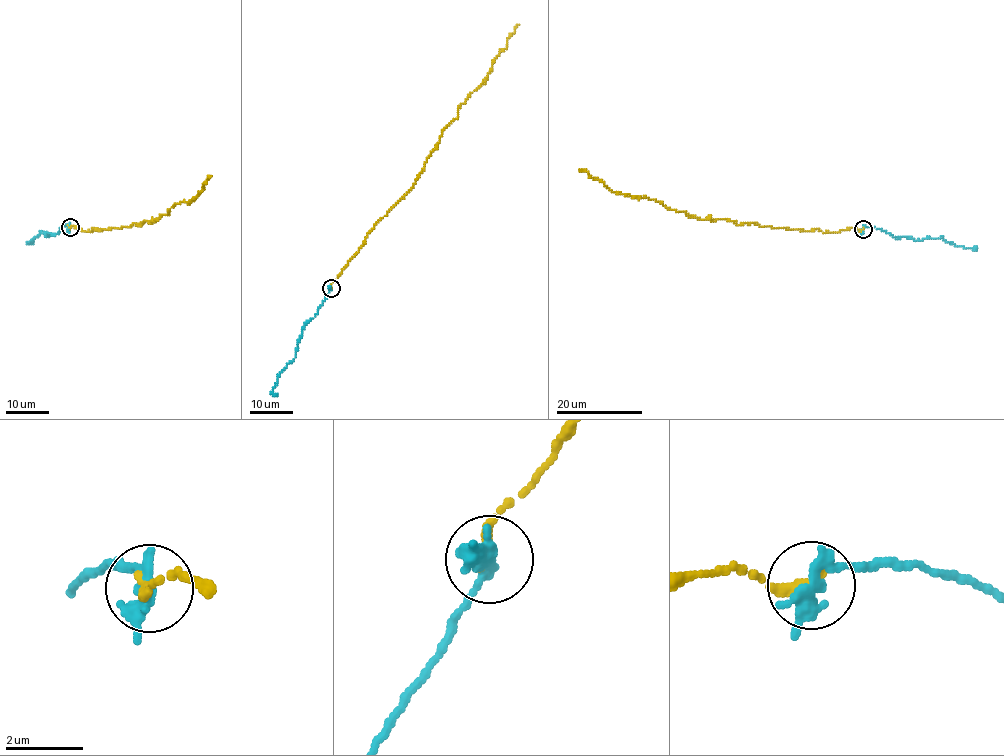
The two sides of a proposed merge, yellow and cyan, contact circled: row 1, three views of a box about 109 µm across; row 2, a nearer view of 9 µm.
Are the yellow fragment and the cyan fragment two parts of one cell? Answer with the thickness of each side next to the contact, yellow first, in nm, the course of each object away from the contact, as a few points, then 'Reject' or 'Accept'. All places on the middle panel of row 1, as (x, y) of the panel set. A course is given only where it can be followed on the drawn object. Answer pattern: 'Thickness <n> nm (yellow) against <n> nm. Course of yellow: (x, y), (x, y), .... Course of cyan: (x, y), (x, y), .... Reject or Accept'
Thickness 320 nm (yellow) against 340 nm. Course of yellow: (331, 287), (366, 234), (411, 188), (442, 130), (457, 118), (458, 106), (485, 78), (519, 24). Course of cyan: (331, 287), (313, 318), (305, 325), (296, 356), (278, 377), (273, 389), (277, 395). Accept

